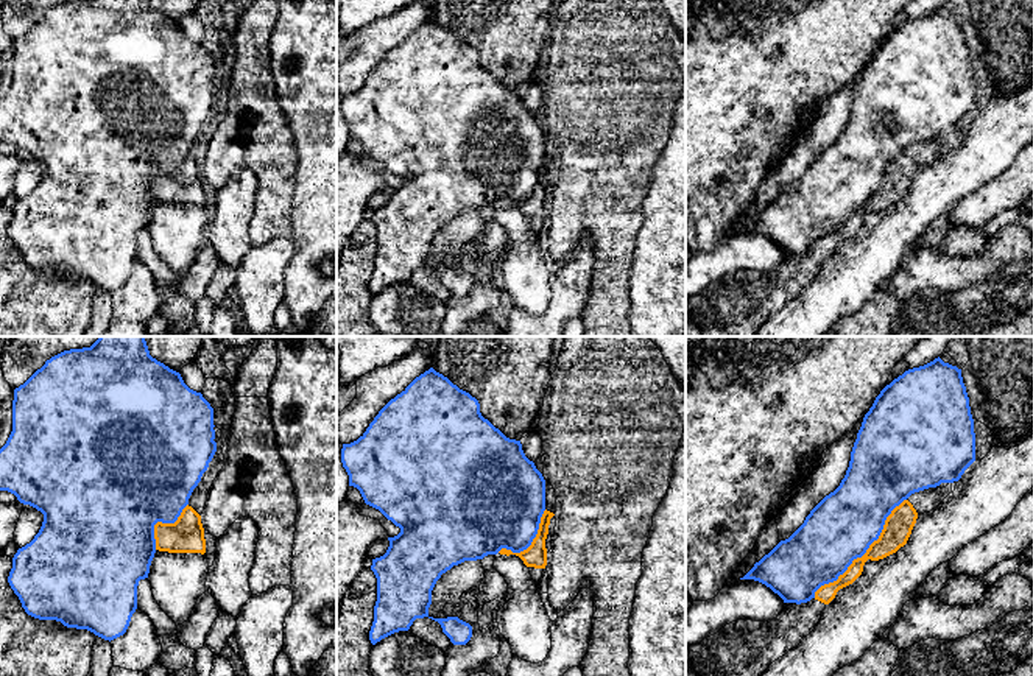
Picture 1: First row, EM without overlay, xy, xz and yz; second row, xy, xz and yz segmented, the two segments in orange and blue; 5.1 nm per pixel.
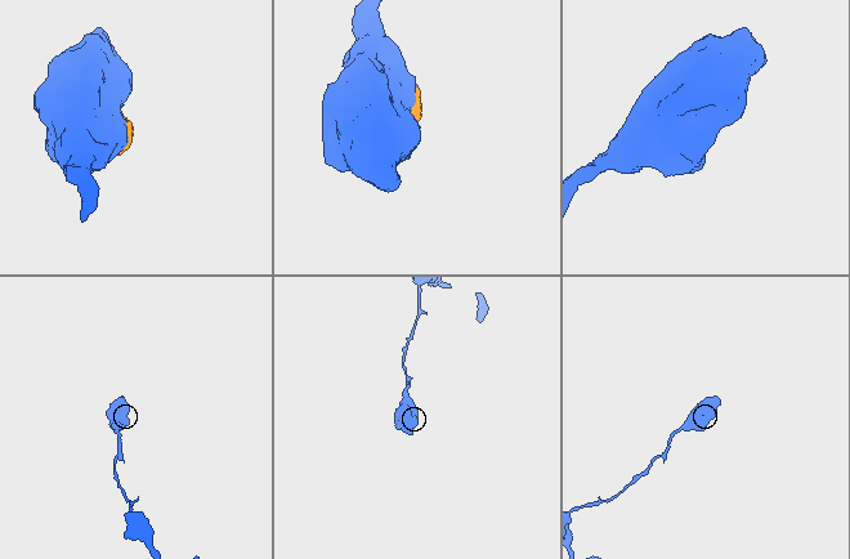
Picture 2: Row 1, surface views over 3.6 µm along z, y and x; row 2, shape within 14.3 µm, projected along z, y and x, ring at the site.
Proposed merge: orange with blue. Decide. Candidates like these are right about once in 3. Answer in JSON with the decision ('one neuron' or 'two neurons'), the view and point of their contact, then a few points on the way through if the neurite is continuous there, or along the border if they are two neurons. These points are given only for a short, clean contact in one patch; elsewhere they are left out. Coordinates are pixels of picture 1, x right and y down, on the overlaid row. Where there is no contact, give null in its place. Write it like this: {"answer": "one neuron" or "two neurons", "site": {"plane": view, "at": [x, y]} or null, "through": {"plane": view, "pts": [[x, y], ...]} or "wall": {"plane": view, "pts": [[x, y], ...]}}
{"answer": "two neurons", "site": {"plane": "yz", "at": [865, 553]}}

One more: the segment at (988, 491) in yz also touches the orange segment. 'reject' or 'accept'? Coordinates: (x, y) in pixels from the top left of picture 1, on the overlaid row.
reject

